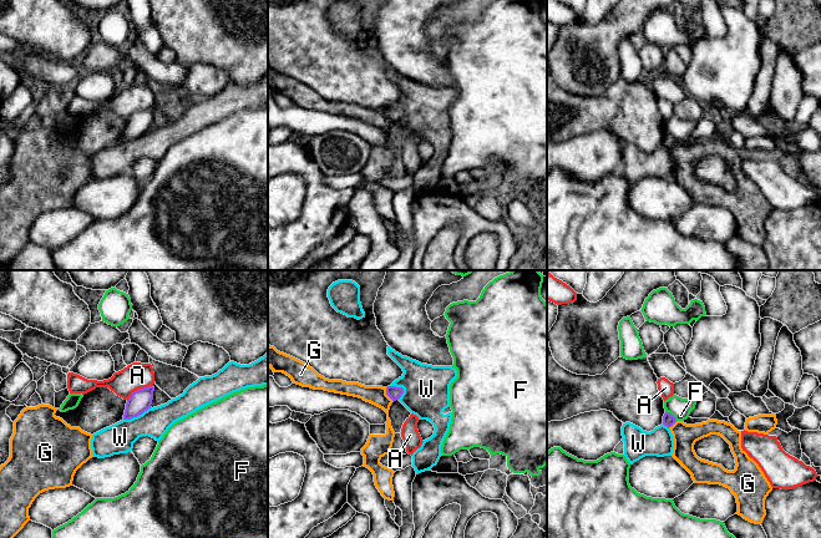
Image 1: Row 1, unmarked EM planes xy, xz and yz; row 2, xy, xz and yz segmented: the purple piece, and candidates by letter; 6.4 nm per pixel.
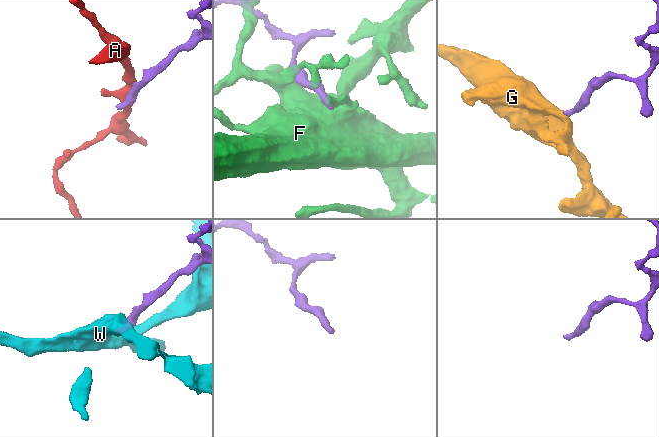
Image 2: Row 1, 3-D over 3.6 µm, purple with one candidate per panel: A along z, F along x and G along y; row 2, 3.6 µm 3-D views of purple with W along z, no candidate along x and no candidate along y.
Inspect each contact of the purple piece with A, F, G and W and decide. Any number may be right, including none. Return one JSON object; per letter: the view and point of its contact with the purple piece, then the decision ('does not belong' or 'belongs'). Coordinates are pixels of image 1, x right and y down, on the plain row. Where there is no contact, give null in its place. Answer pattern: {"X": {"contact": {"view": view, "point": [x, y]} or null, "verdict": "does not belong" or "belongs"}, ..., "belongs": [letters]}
{"A": {"contact": {"view": "xy", "point": [138, 110]}, "verdict": "does not belong"}, "F": {"contact": {"view": "yz", "point": [672, 136]}, "verdict": "does not belong"}, "G": {"contact": {"view": "xz", "point": [386, 115]}, "verdict": "does not belong"}, "W": {"contact": {"view": "xy", "point": [137, 136]}, "verdict": "does not belong"}, "belongs": []}

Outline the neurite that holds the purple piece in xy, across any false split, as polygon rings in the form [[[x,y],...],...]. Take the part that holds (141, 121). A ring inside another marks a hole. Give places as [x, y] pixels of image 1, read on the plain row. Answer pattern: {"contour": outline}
{"contour": [[[148,107],[132,113],[127,121],[123,141],[131,141],[151,130],[154,108]]]}

